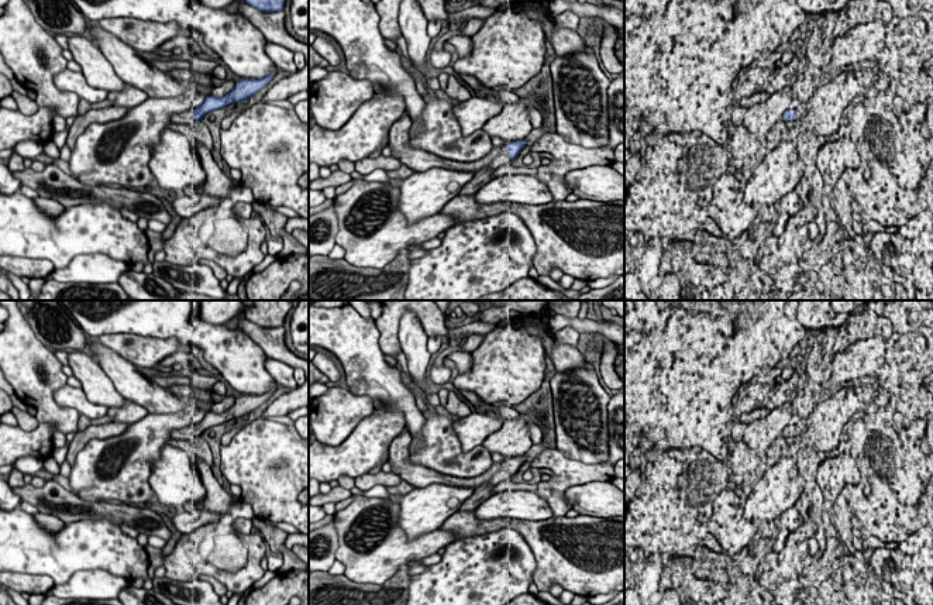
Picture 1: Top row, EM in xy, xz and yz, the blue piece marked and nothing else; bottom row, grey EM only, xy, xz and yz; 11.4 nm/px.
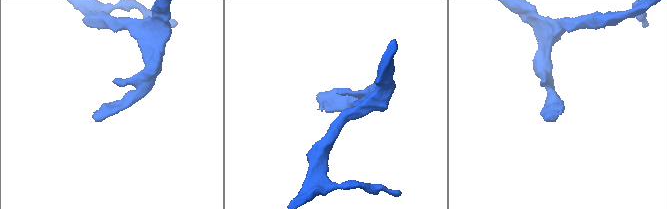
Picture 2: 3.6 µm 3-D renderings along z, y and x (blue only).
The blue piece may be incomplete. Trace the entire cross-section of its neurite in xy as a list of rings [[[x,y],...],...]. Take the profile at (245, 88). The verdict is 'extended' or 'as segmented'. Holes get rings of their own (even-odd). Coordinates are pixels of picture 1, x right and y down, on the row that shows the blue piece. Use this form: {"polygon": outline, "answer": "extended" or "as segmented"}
{"polygon": [[[271,73],[262,79],[241,79],[228,94],[223,97],[207,96],[200,107],[172,114],[171,123],[190,124],[196,127],[207,113],[223,109],[228,104],[244,103],[248,97],[265,87],[273,76],[275,75]]], "answer": "extended"}

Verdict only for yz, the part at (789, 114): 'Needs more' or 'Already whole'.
Needs more

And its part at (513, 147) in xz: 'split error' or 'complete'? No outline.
split error

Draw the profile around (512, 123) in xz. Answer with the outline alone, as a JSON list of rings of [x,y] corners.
[[[536,96],[520,97],[517,103],[503,106],[503,110],[492,117],[482,130],[489,137],[500,137],[503,142],[524,140],[533,130],[530,110],[543,104]]]

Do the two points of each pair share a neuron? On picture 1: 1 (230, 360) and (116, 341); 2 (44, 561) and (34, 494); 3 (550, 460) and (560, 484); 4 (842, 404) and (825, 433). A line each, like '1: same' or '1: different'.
1: different
2: different
3: same
4: same

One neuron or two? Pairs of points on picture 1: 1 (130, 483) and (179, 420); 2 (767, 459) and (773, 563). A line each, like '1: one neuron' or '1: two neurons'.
1: one neuron
2: two neurons

